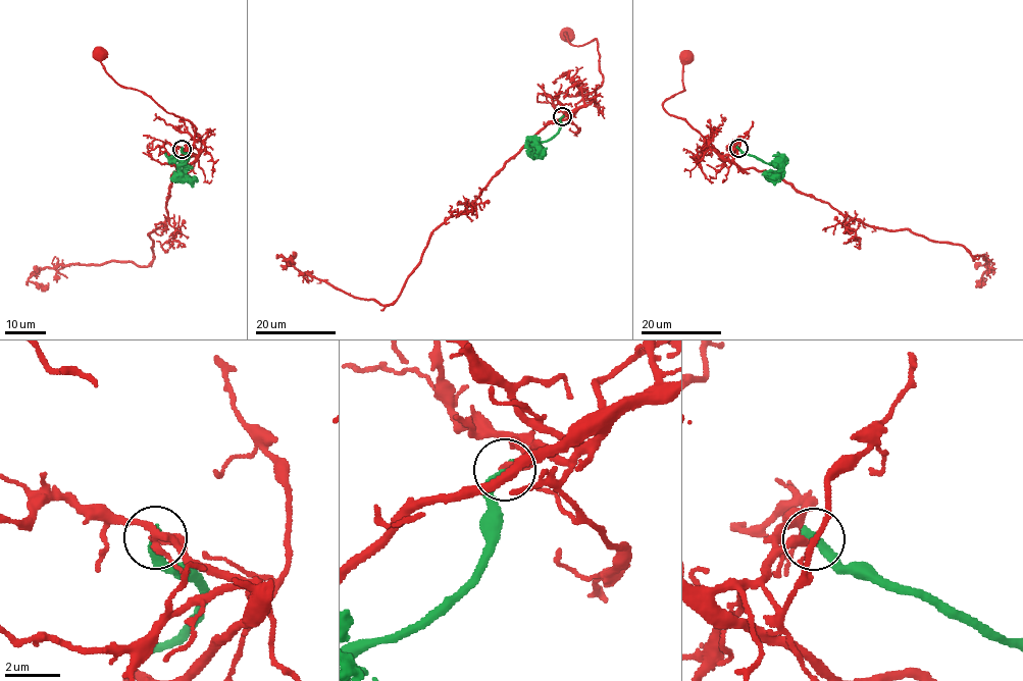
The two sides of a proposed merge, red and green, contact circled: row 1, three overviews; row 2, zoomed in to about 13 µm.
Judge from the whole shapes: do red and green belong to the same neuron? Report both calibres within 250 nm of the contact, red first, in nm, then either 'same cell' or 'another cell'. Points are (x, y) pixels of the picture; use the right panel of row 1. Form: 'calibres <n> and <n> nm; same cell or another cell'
calibres 280 and 400 nm; another cell

